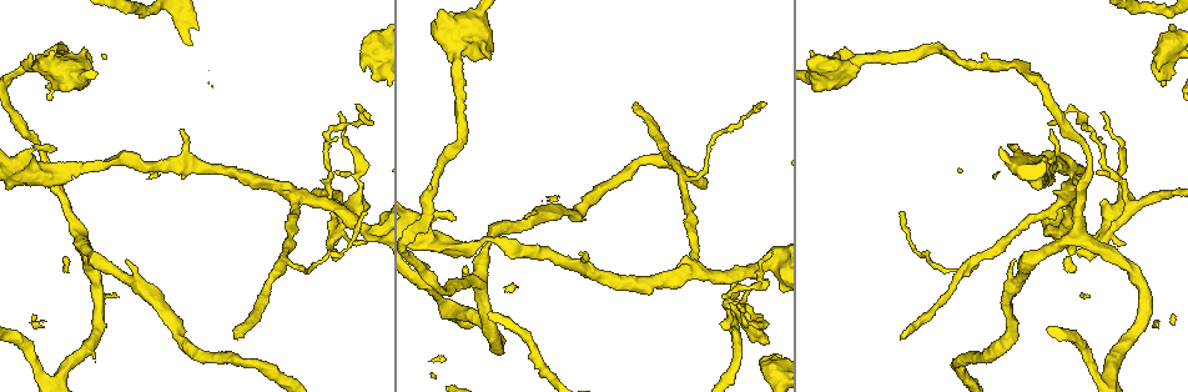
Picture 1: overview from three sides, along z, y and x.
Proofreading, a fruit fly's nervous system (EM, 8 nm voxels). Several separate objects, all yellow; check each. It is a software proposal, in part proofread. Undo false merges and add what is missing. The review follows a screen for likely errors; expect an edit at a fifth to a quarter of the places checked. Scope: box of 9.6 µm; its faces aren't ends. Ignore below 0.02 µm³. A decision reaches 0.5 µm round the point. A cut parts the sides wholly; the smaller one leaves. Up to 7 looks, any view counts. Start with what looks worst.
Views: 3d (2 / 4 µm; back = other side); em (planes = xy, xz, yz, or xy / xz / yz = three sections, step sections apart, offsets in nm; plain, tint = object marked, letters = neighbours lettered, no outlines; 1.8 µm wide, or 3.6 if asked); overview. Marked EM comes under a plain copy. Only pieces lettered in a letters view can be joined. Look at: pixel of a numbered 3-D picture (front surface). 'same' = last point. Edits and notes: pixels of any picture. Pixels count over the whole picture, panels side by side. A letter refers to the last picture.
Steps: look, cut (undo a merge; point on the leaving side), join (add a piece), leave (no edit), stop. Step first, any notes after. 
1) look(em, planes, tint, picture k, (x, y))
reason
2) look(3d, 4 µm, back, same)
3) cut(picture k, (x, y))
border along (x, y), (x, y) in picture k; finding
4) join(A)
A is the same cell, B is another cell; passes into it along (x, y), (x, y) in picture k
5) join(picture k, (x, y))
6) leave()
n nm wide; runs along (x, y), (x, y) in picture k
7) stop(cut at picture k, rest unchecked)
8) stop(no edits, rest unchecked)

look(em, planes, letters, picture 1, (635, 105))
long arm stops here

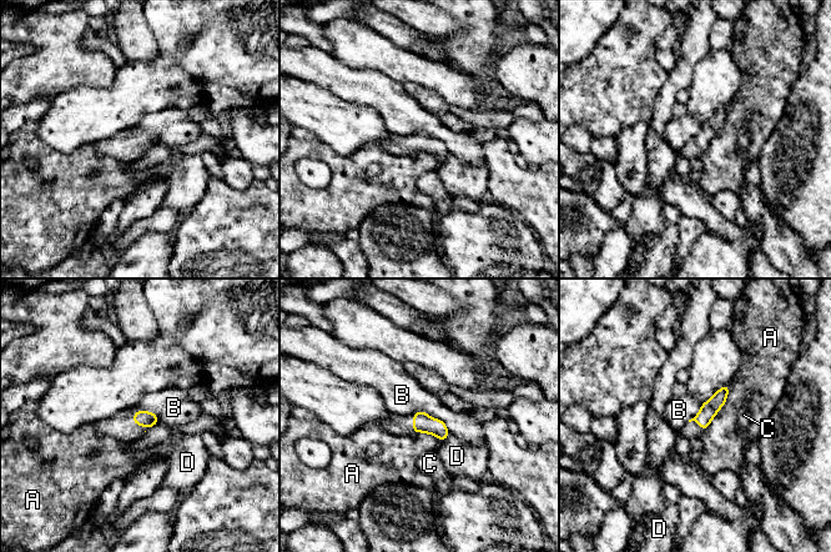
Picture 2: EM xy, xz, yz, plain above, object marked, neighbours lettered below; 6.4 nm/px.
leave()
110 nm wide; A, B, C and D are other cells; border along (413, 414), (439, 418), (449, 433) in picture 2; no lettered piece goes on from it

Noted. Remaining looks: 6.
look(3d, 4 µm, picture 1, (1117, 214))
looks like a crossing

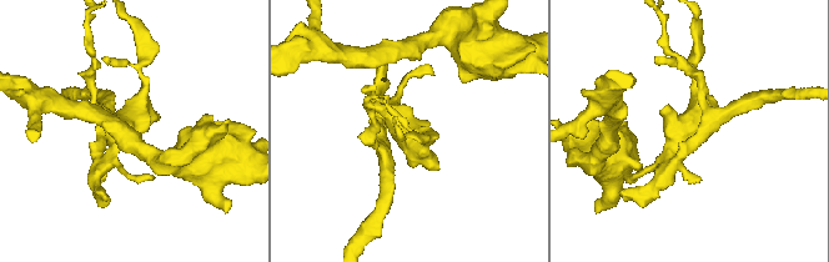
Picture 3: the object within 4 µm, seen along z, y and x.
look(em, 3.6 µm, xy, step 16, tint, picture 3, (687, 128))
now the EM

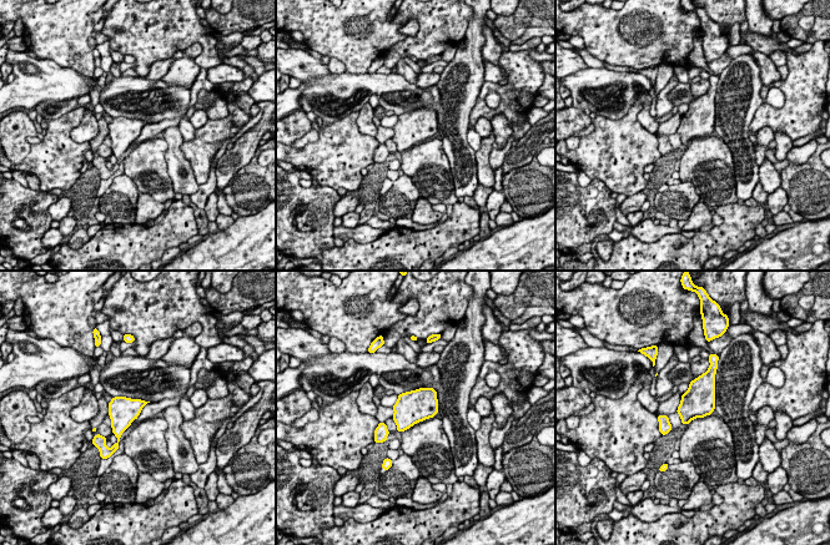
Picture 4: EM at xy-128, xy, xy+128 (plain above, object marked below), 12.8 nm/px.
look(em, 3.6 µm, planes, letters, same)

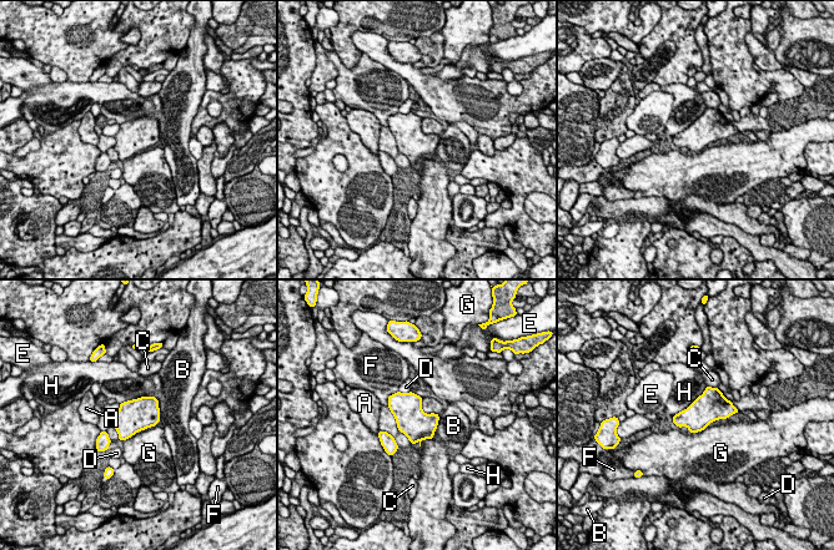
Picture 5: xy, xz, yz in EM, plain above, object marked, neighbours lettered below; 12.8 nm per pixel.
leave()
A, B, C, D, E, F, G and H are other cells; border along (156, 424), (141, 429), (124, 440) in picture 5; all the same neuron

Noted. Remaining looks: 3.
look(em, planes, letters, picture 1, (59, 174))
thick turns thin

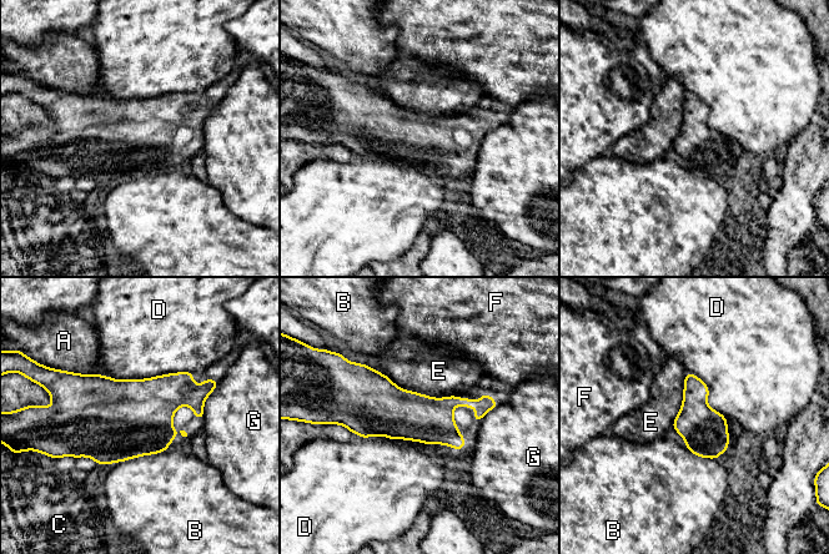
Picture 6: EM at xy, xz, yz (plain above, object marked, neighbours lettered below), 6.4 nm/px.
leave()
A, B, C, D, E, F and G are other cells; border along (190, 371), (125, 379), (91, 373) in picture 6; continuous, no second neuron

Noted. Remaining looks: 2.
stop(no edits, rest unchecked)

